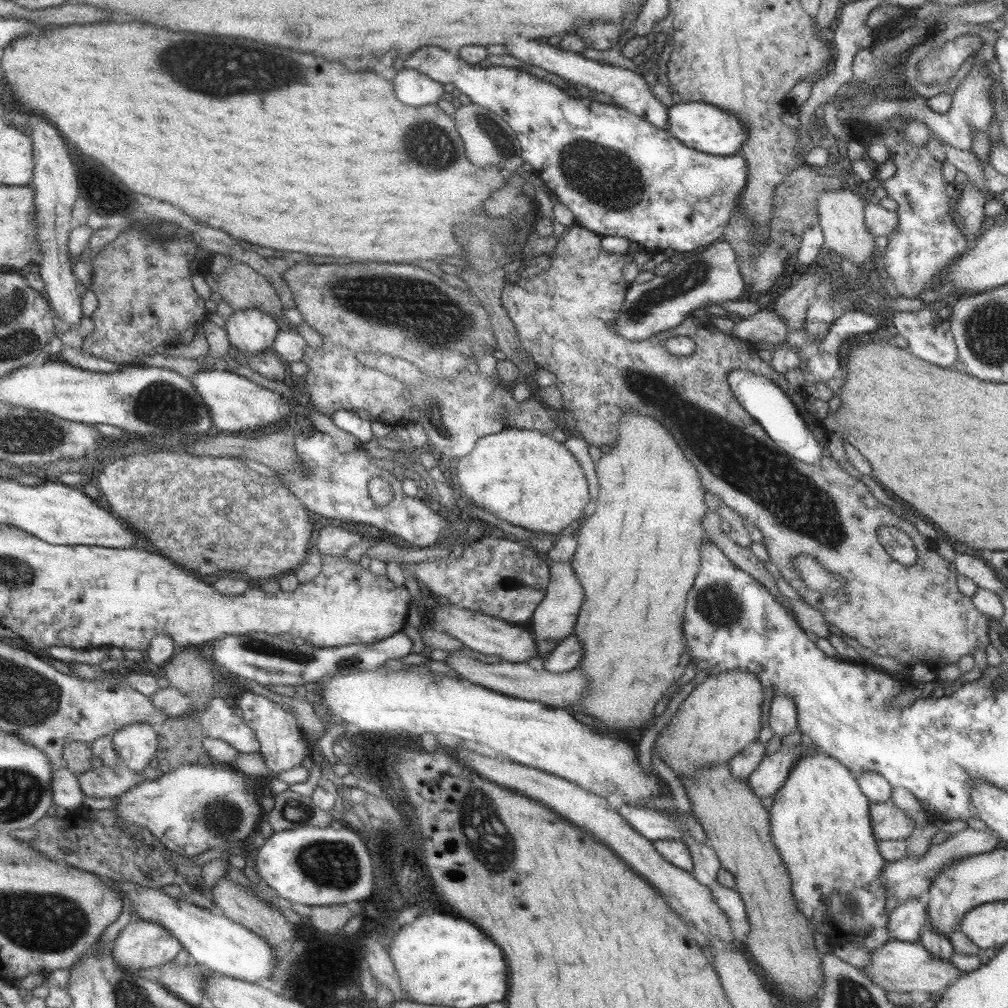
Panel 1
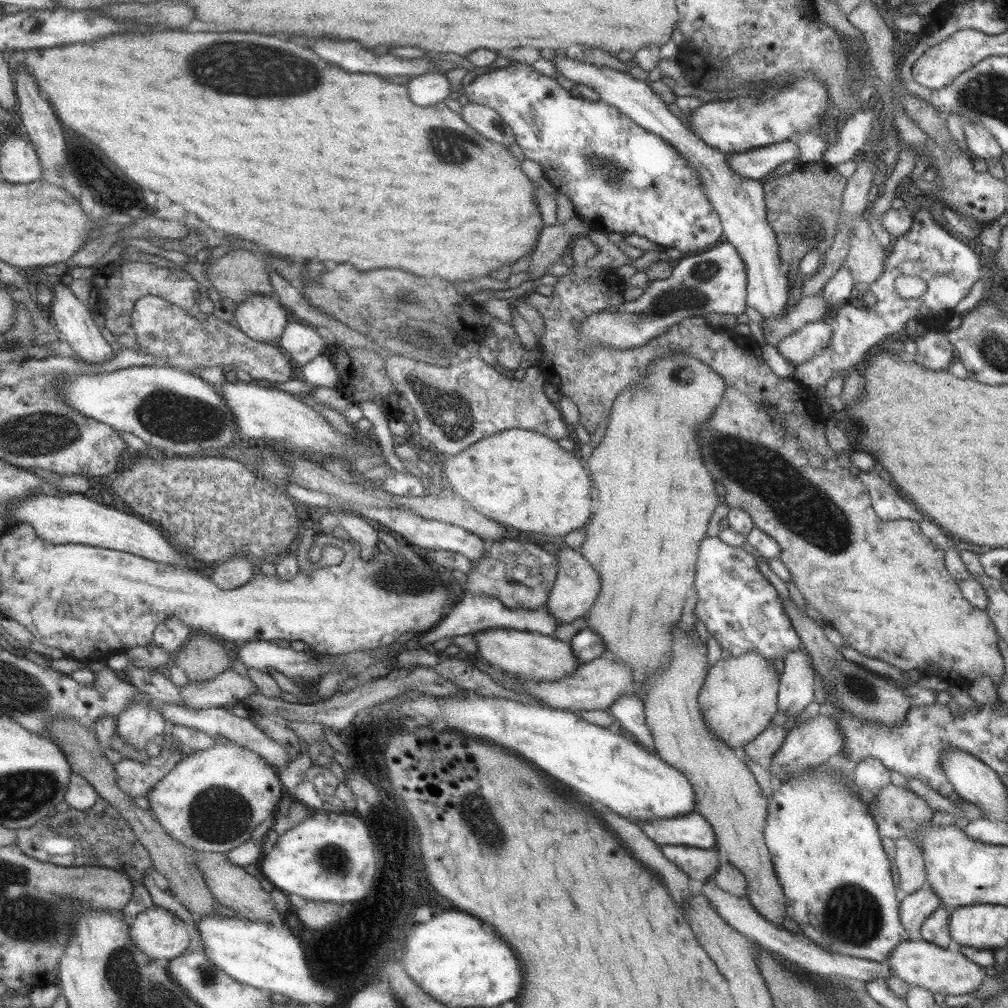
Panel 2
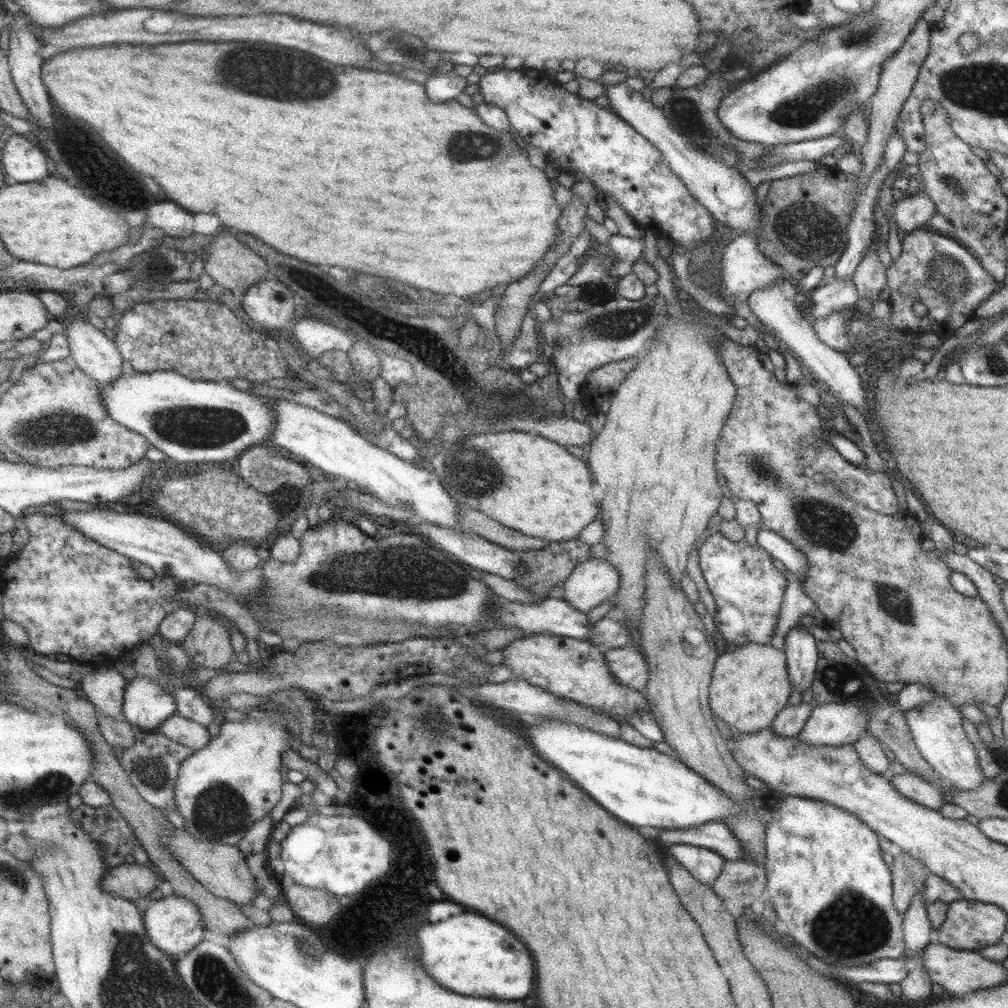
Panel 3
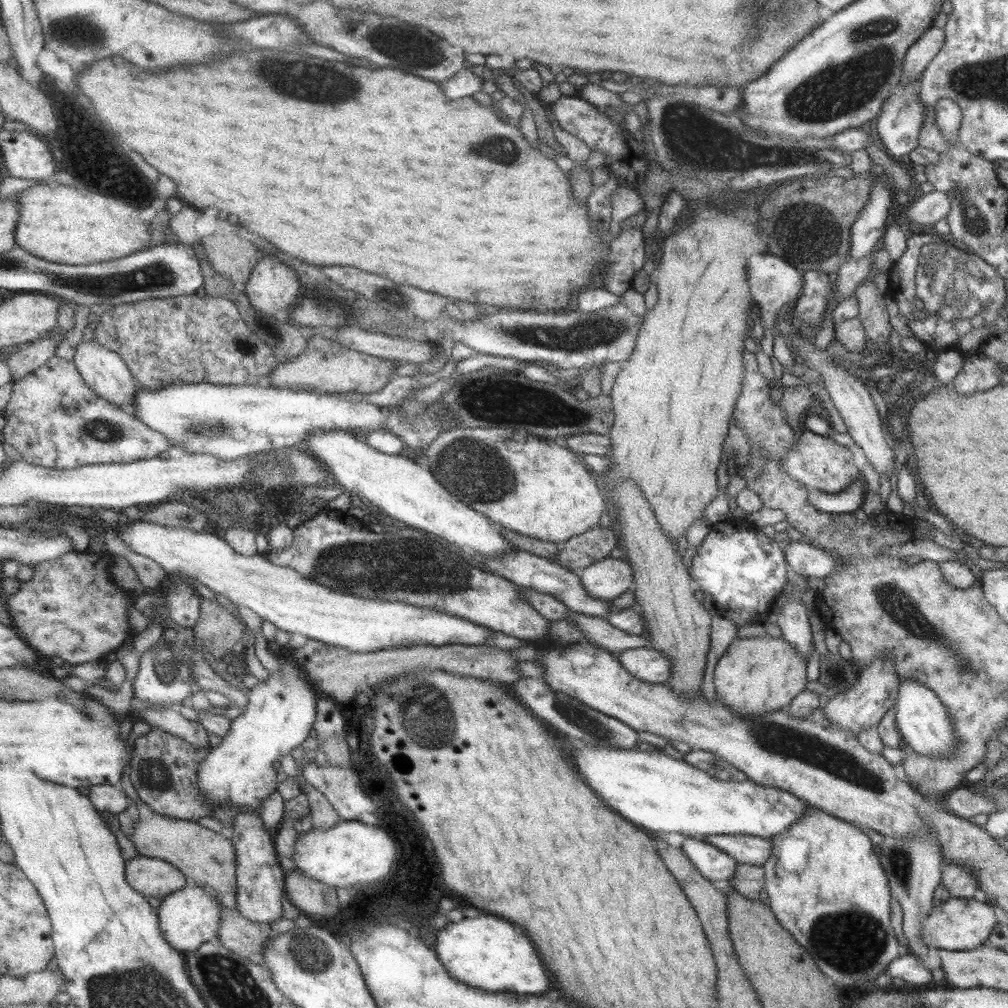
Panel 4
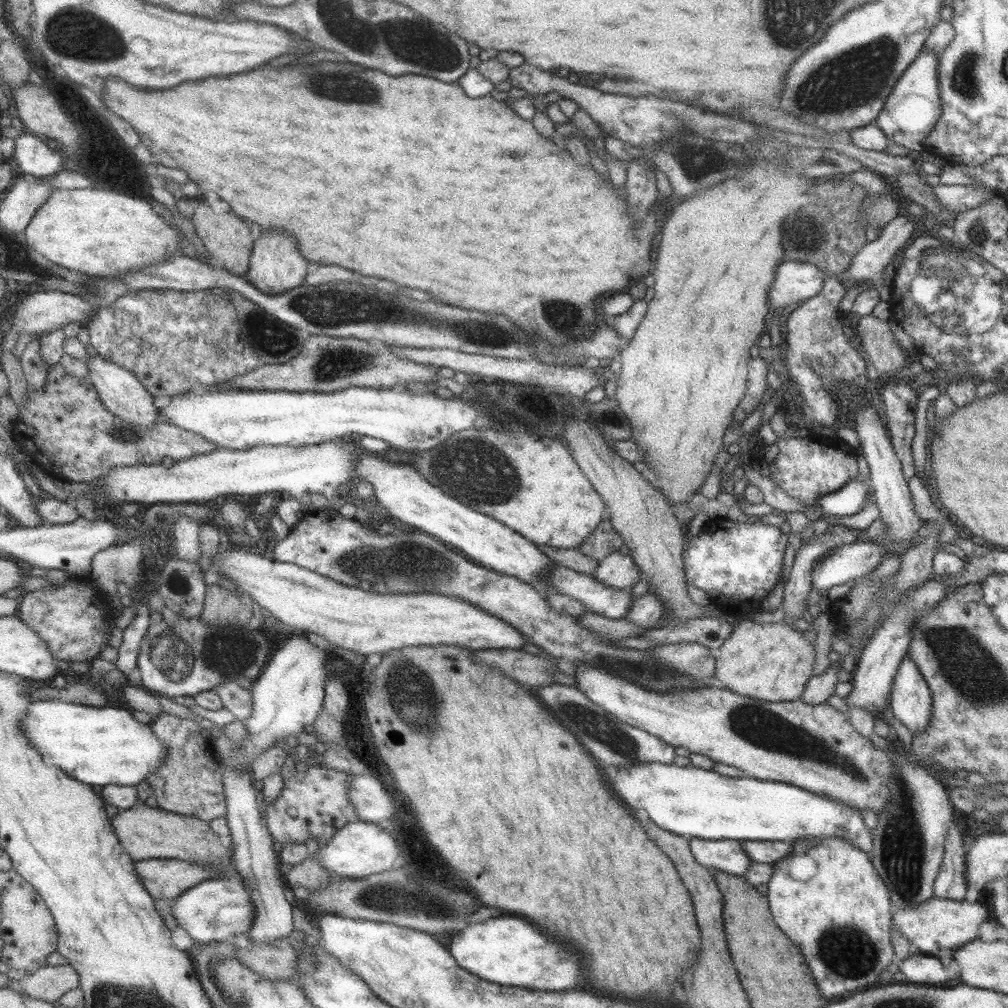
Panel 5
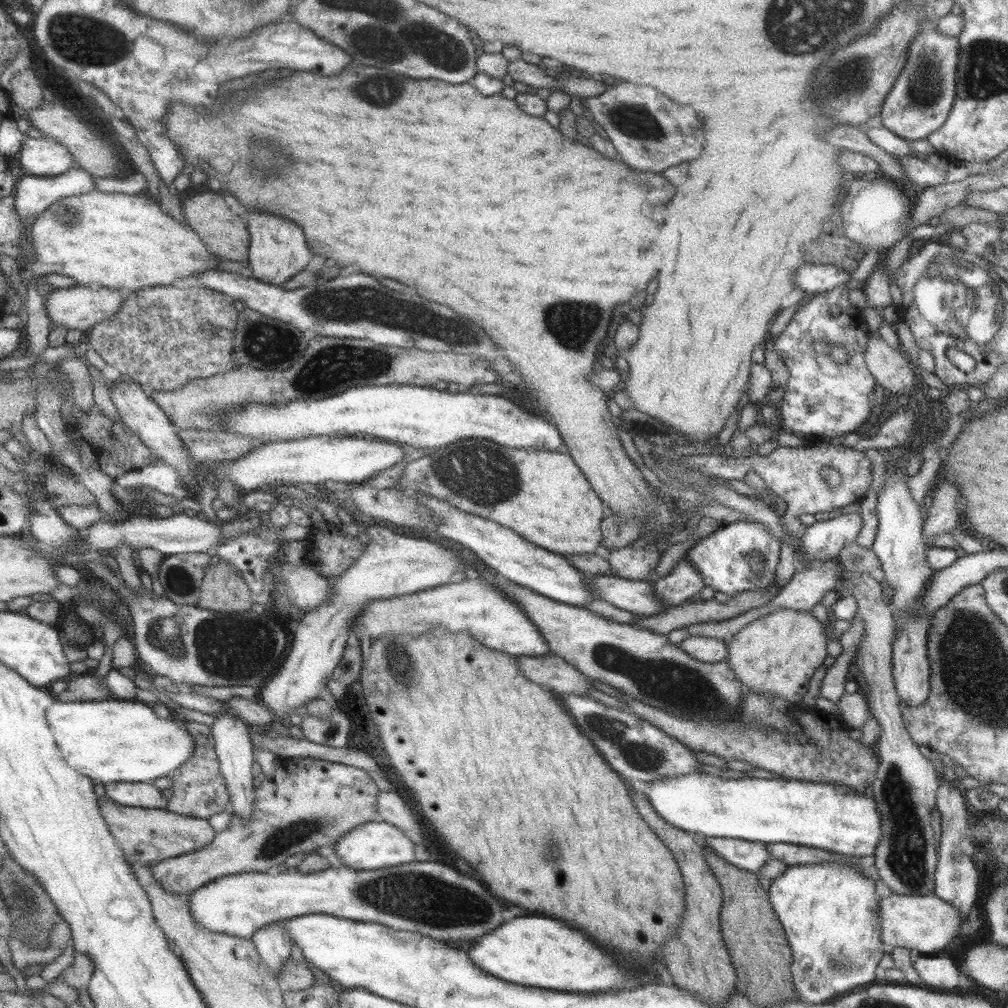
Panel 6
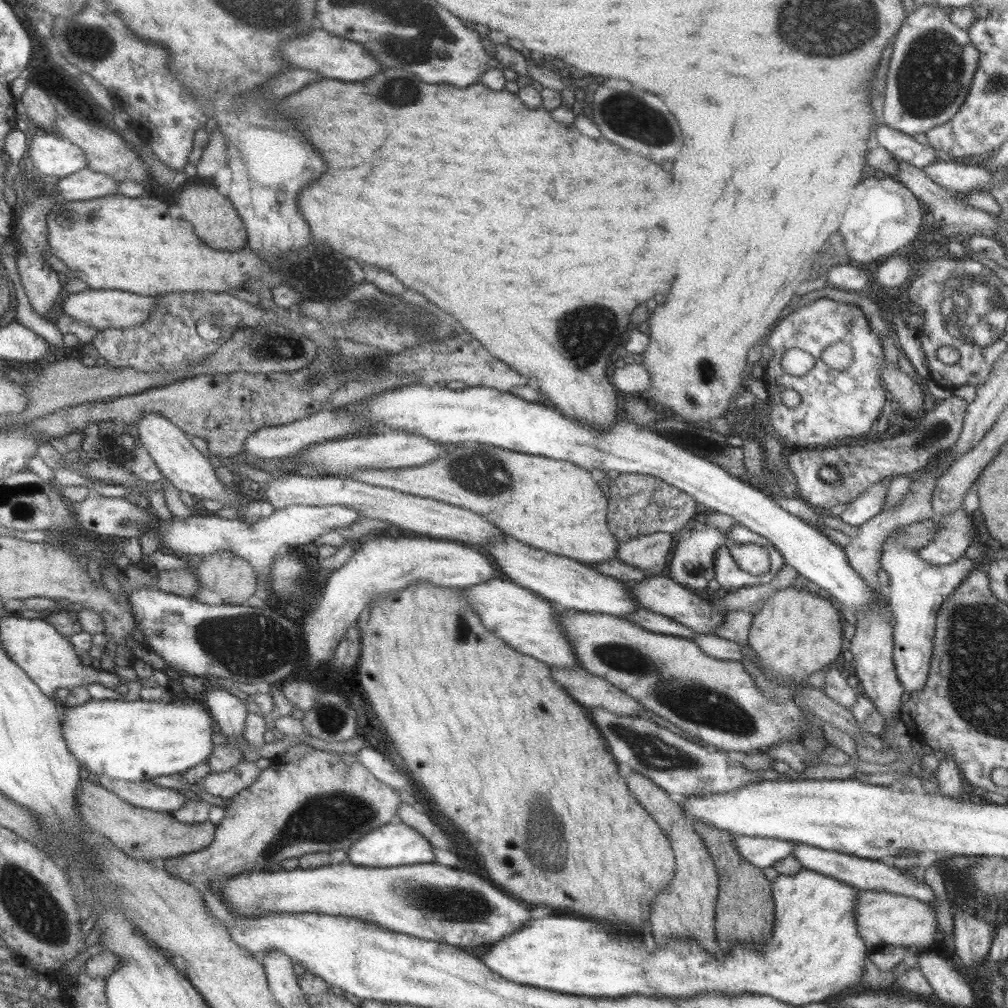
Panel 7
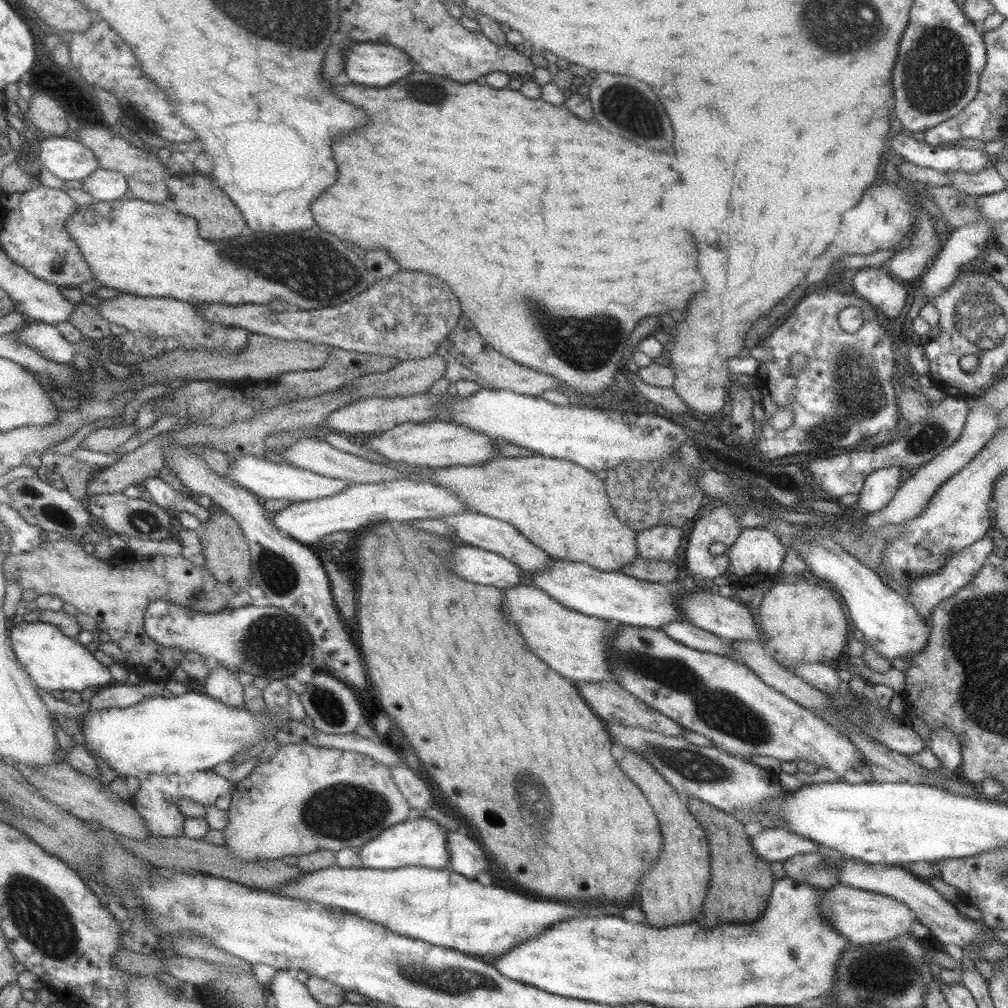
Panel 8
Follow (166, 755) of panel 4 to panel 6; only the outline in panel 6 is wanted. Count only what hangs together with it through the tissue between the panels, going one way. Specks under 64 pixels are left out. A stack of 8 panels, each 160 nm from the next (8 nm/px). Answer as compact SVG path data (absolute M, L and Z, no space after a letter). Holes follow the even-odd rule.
M185 720L183 721L183 727L187 729L189 737L194 741L193 752L182 765L175 769L174 773L169 775L173 795L167 800L165 809L177 814L207 820L212 814L228 810L229 793L227 793L227 787L225 787L218 769L218 760L216 759L214 740L210 728L204 724Z

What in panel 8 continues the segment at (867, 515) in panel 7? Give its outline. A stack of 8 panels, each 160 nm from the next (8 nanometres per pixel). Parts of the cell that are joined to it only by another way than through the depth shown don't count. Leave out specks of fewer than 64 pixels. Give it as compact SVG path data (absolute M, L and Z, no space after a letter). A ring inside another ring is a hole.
M897 466L878 468L871 472L865 477L855 505L851 508L867 513L881 510L891 500L904 476L905 471Z

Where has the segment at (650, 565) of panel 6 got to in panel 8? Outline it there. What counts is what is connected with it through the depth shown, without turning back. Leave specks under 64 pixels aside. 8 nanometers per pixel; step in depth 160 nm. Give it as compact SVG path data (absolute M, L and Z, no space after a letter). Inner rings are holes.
M652 526L635 535L637 556L649 560L674 561L681 544L681 527Z

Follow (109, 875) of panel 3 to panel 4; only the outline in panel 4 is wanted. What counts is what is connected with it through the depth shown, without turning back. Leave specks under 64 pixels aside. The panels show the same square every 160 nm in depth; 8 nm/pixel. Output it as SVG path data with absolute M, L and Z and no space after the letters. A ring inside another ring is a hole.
M136 856L125 861L125 882L144 897L162 898L189 884L187 878L172 864Z

